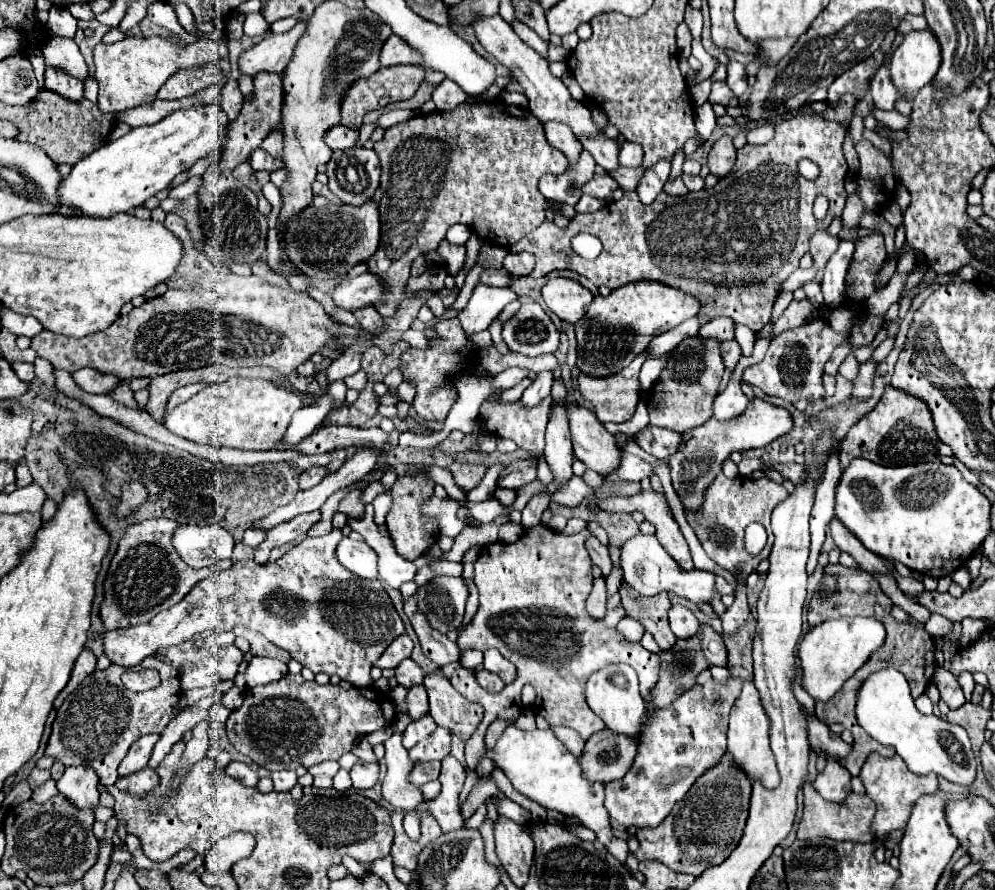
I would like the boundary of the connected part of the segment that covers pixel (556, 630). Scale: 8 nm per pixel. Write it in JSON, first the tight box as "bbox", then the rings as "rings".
{"bbox":[451,526,659,770],"rings":[[[537,526],[513,544],[495,542],[485,546],[475,562],[473,580],[479,588],[481,604],[471,622],[457,630],[457,646],[461,650],[475,648],[483,652],[487,648],[497,648],[515,664],[517,678],[499,694],[491,694],[477,684],[471,672],[461,666],[455,668],[451,678],[453,688],[469,702],[481,704],[485,710],[481,724],[465,746],[465,760],[471,770],[475,770],[479,758],[485,754],[483,738],[487,726],[497,718],[509,722],[517,720],[523,708],[521,691],[525,682],[535,686],[537,708],[543,708],[539,714],[548,724],[573,728],[585,740],[605,728],[603,720],[595,716],[585,702],[583,690],[591,672],[625,662],[637,670],[640,694],[644,700],[649,700],[649,692],[659,674],[659,656],[651,654],[641,644],[627,642],[615,628],[591,620],[585,612],[585,598],[593,584],[591,558],[585,550],[587,536],[591,536],[589,530],[565,536],[551,532],[545,526]]]}

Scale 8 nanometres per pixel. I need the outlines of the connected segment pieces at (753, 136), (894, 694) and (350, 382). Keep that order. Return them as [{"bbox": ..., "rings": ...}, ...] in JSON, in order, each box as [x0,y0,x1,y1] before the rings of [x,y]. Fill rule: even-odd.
[{"bbox":[746,121,774,144],"rings":[[[767,121],[750,130],[746,136],[746,140],[749,144],[766,144],[773,138],[774,133],[774,124],[771,121]]]},{"bbox":[855,668,975,784],"rings":[[[885,668],[879,672],[873,672],[867,676],[867,680],[861,682],[857,690],[857,704],[855,704],[855,716],[859,726],[877,742],[883,746],[891,746],[909,766],[909,770],[917,774],[937,772],[939,776],[947,778],[955,784],[971,784],[975,780],[975,756],[971,752],[971,742],[967,732],[951,724],[939,716],[927,716],[921,714],[915,708],[915,702],[909,692],[909,684],[901,672],[895,668]],[[959,744],[963,754],[963,764],[957,764],[953,760],[953,754],[949,752],[949,746]]]},{"bbox":[345,370,367,392],"rings":[[[359,370],[357,374],[353,374],[353,376],[347,376],[347,378],[345,378],[347,388],[355,388],[357,392],[361,392],[361,390],[365,388],[365,382],[367,382],[367,378],[365,378],[365,372],[363,372],[363,370]]]}]

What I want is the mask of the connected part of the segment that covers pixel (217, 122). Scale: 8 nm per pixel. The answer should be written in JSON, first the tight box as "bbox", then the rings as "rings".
{"bbox":[57,102,229,218],"rings":[[[215,102],[215,104],[203,106],[203,108],[177,110],[169,116],[165,116],[163,120],[159,120],[157,124],[139,126],[117,140],[109,140],[105,146],[97,148],[95,152],[83,156],[79,162],[75,162],[71,172],[59,182],[57,212],[63,216],[71,216],[73,210],[79,210],[81,214],[91,216],[91,218],[111,218],[117,212],[129,212],[131,208],[143,204],[147,198],[151,198],[157,192],[161,192],[163,188],[167,188],[179,172],[191,168],[199,158],[221,148],[223,136],[227,132],[227,124],[229,124],[229,118],[225,116],[221,104]]]}

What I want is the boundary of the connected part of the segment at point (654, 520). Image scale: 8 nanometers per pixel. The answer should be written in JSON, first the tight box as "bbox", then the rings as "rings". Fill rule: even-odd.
{"bbox":[599,490,693,570],"rings":[[[649,490],[649,492],[637,494],[635,498],[611,497],[600,500],[599,506],[609,511],[643,512],[645,520],[655,526],[655,536],[661,542],[661,546],[671,554],[671,558],[675,558],[681,568],[687,568],[687,570],[693,568],[687,540],[679,530],[679,524],[669,508],[665,492]]]}

